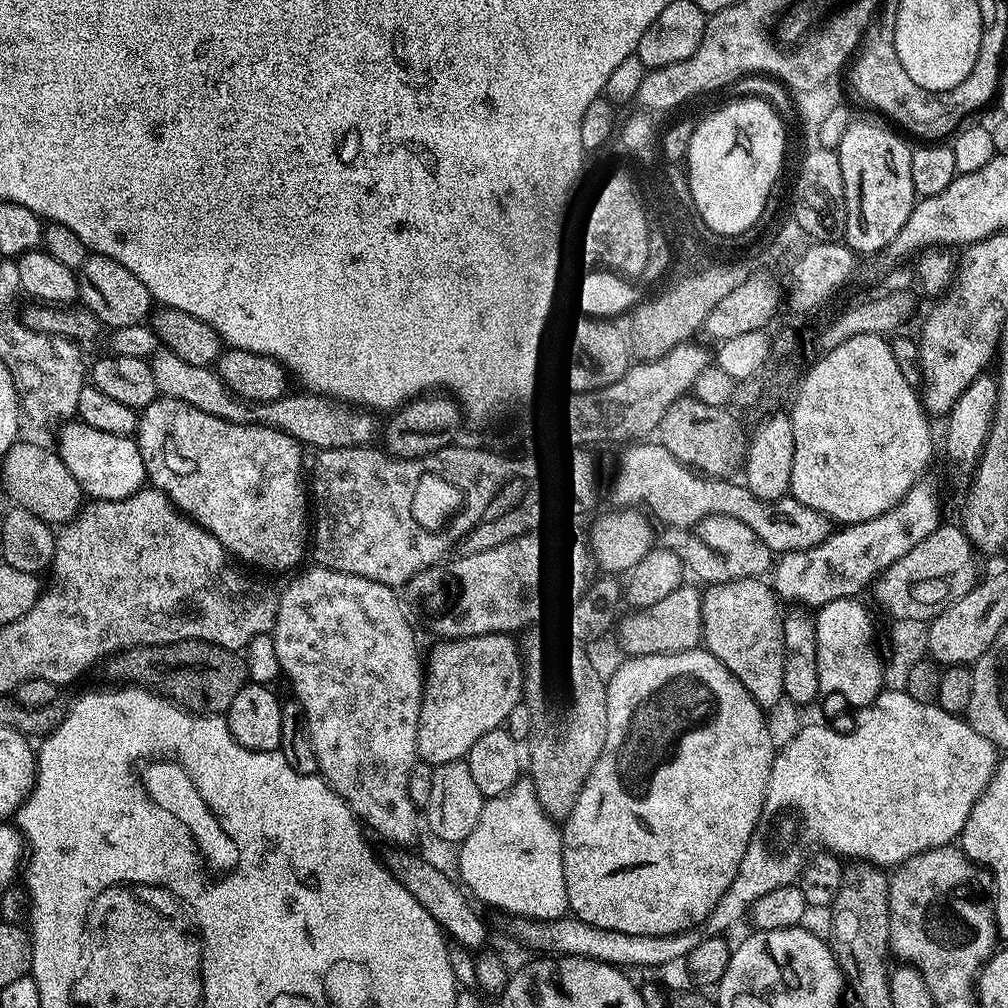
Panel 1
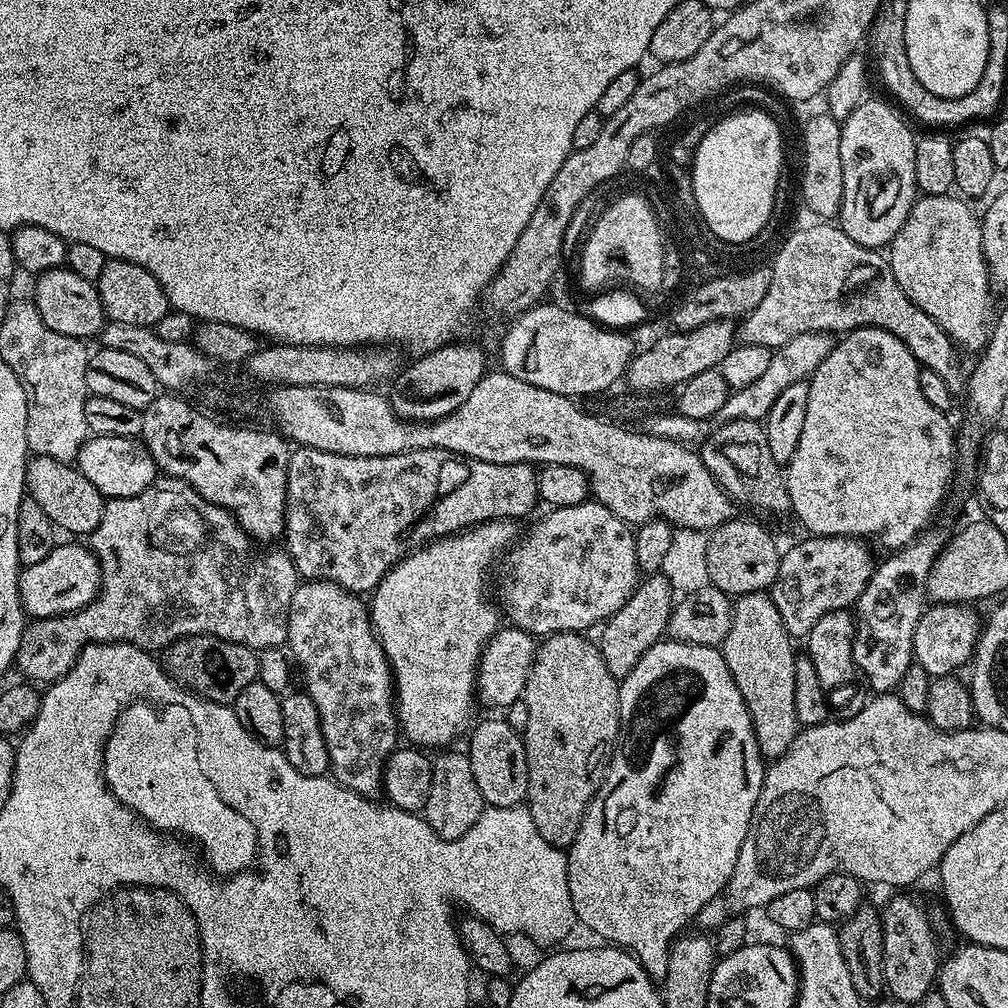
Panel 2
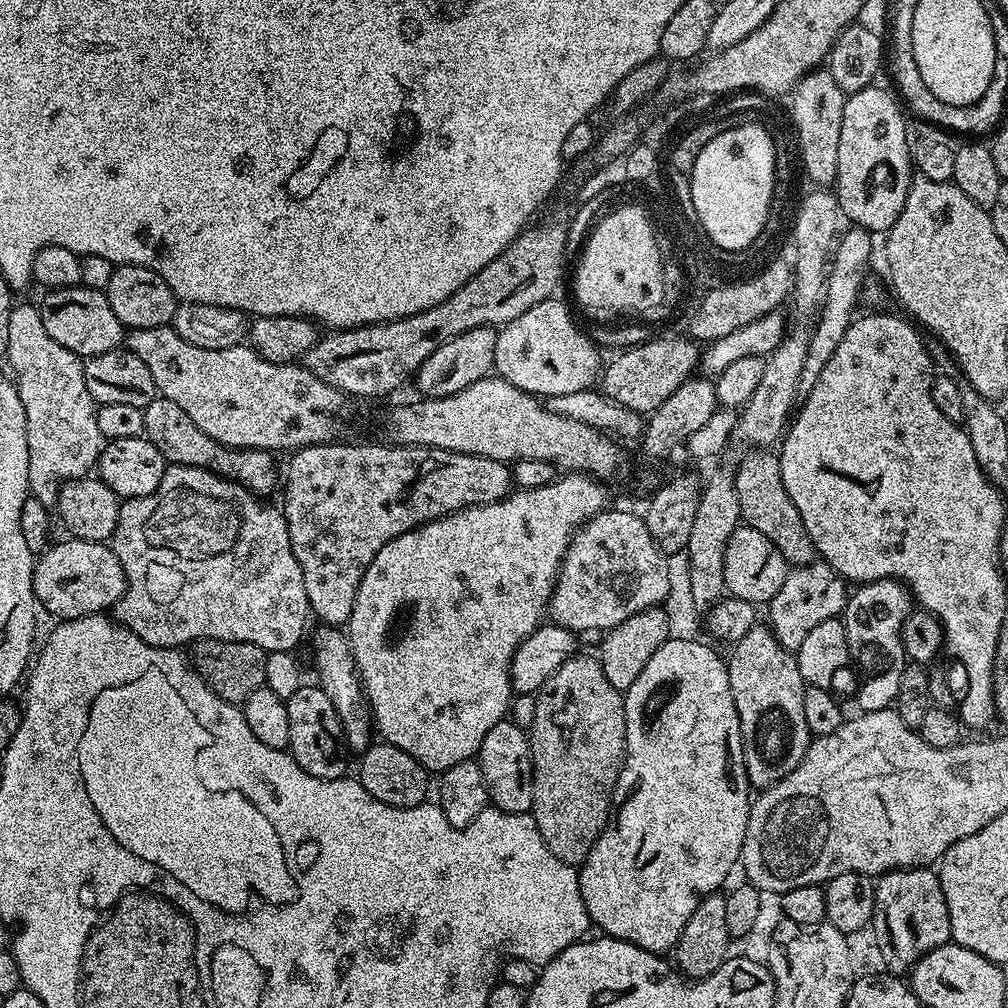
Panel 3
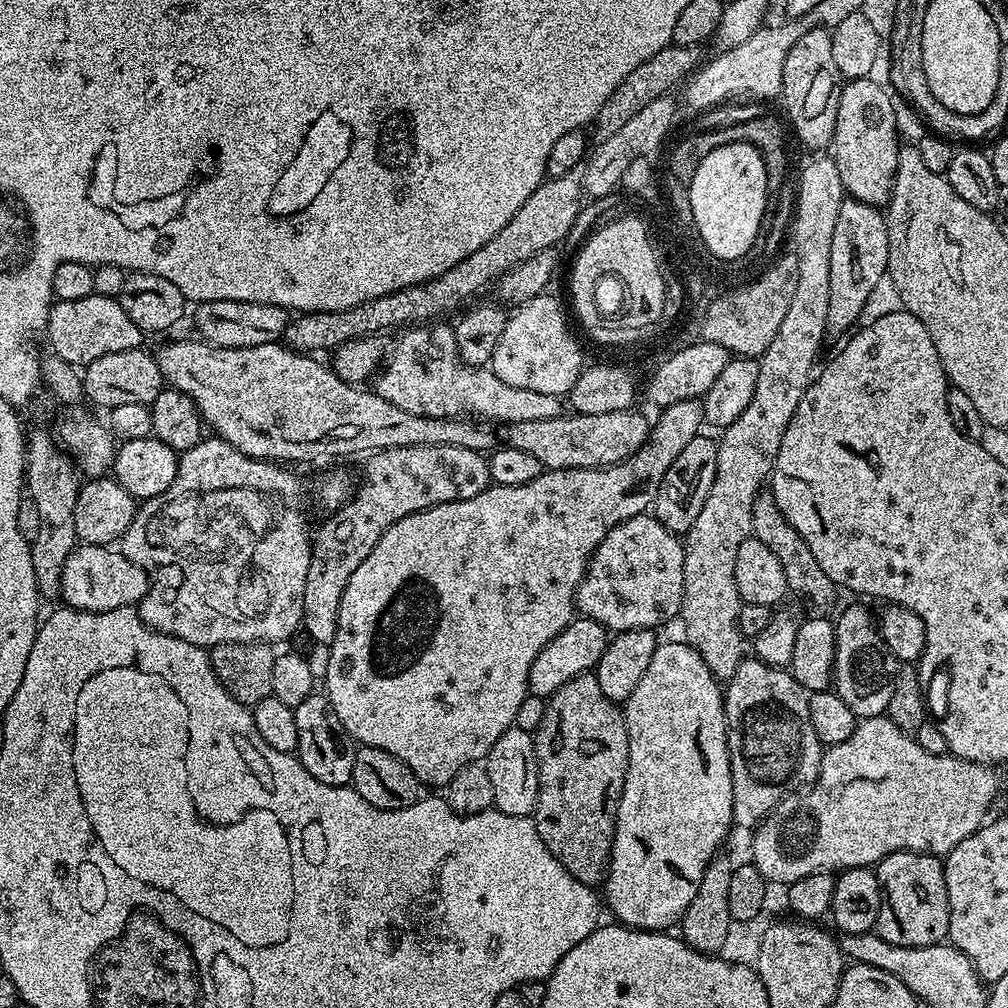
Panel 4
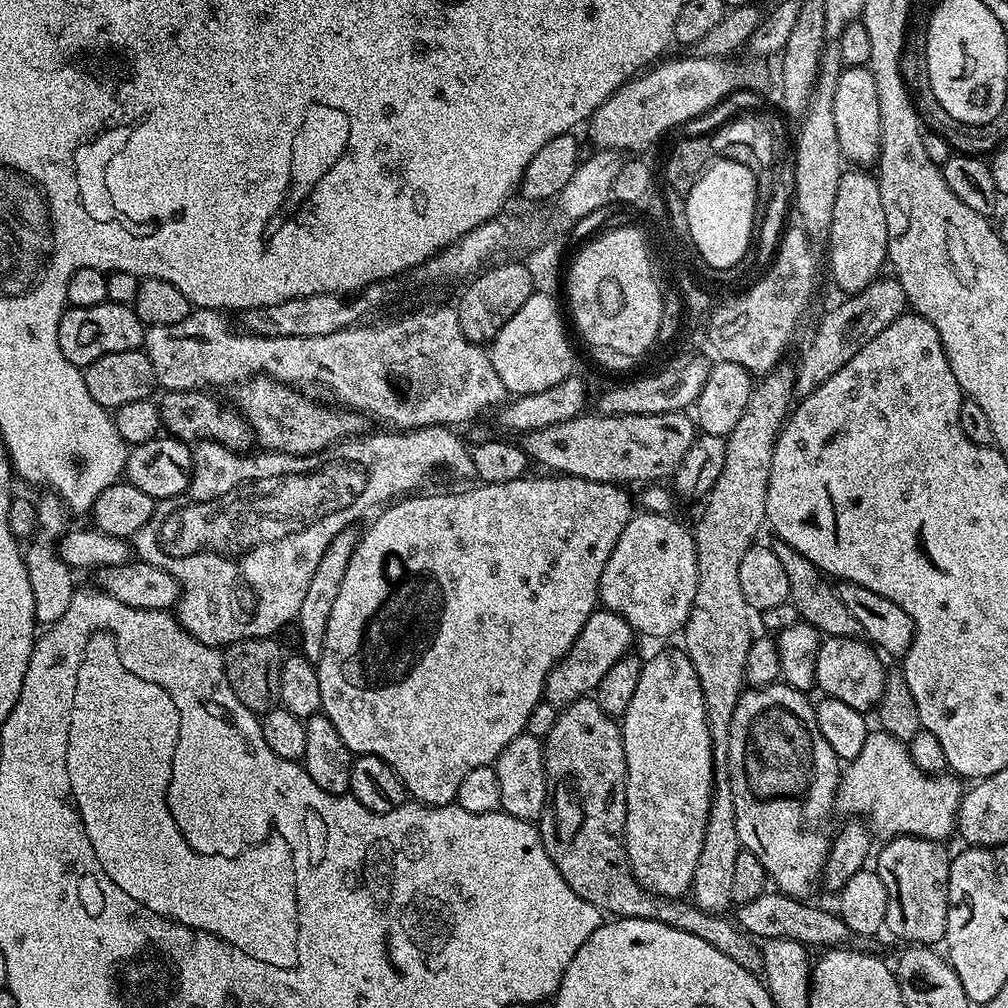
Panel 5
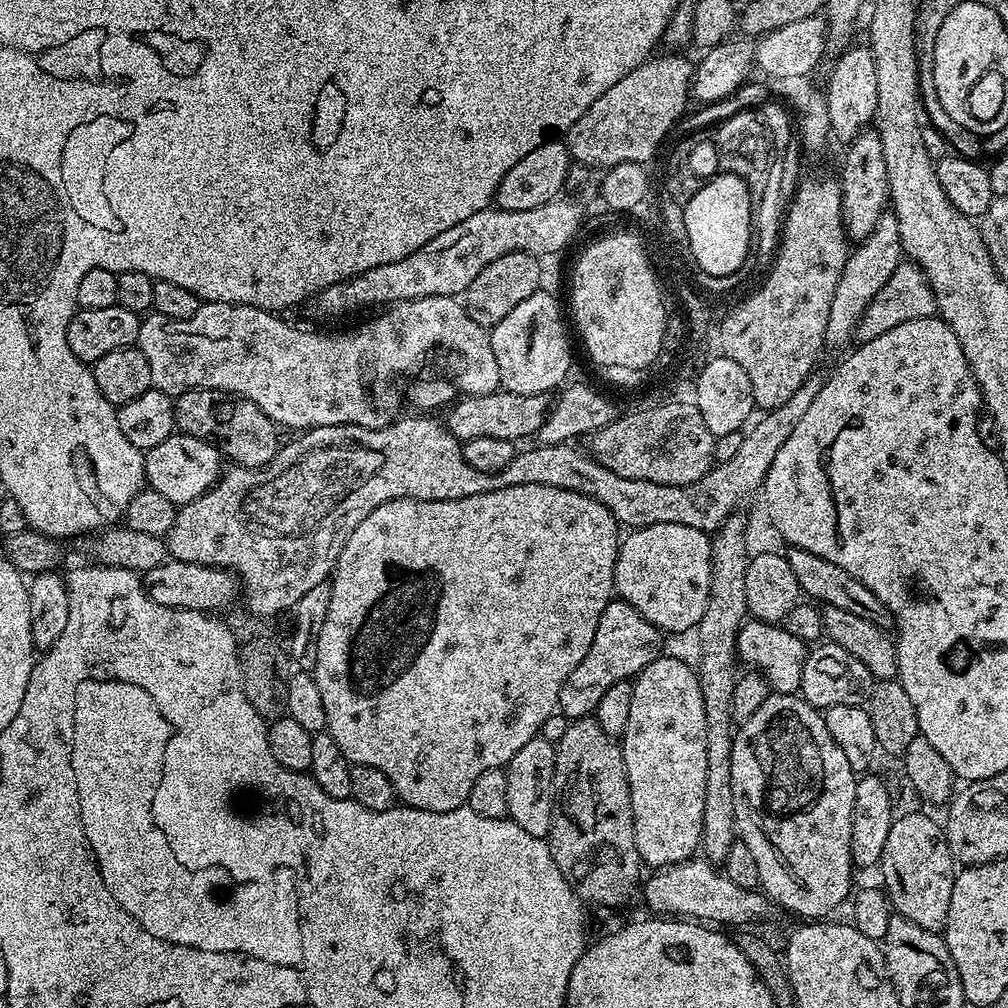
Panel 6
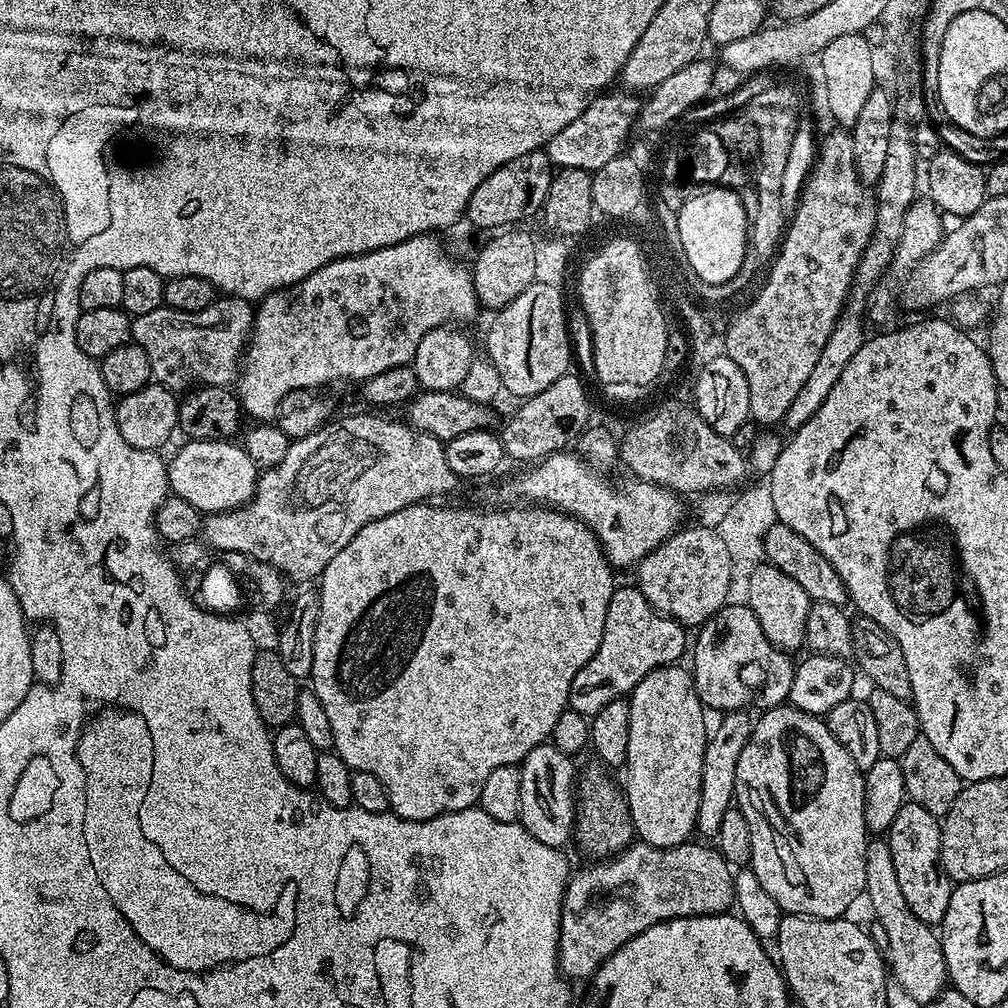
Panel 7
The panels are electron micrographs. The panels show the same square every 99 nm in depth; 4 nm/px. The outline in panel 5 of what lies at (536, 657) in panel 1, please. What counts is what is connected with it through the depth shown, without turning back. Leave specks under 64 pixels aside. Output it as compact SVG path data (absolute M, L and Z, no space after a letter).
M595 698L576 700L569 708L559 709L554 730L550 730L550 734L542 743L544 773L548 779L548 801L544 803L544 812L540 815L538 827L542 846L546 846L550 862L558 866L558 874L566 878L566 886L570 886L570 890L574 890L578 898L599 908L601 913L611 914L616 918L629 916L657 920L666 926L674 926L674 930L686 930L686 934L694 934L694 938L710 942L714 950L722 950L726 958L734 958L734 962L738 962L738 966L742 966L748 972L759 973L764 967L761 945L733 923L727 915L706 912L684 898L654 896L650 892L645 892L634 878L624 845L628 767L621 725L604 713Z

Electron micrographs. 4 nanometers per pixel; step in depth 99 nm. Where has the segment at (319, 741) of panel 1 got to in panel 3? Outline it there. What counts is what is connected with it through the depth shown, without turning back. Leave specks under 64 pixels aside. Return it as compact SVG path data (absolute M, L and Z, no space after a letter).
M320 626L317 627L316 637L312 644L316 647L316 672L318 683L324 689L324 693L334 702L334 710L338 712L338 718L344 727L344 743L348 745L353 753L362 754L368 749L369 744L374 740L374 725L372 722L372 713L368 707L368 702L364 698L364 690L360 682L360 673L356 670L356 663L352 657L352 648L348 644L348 637L339 627Z

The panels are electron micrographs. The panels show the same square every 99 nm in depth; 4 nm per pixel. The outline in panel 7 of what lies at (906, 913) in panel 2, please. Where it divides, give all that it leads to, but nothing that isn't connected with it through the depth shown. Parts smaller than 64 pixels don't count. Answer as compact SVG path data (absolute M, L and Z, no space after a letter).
M905 802L886 833L890 858L894 858L894 871L898 874L898 886L903 897L922 922L933 926L944 923L946 906L950 906L950 894L954 887L954 881L940 863L940 828L941 821L932 816L930 810Z

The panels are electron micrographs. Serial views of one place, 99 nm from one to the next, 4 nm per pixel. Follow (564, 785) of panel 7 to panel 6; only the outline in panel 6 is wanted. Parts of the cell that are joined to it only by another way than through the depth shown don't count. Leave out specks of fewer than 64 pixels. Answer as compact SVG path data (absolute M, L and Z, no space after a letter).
M535 736L504 768L506 774L506 802L508 816L526 834L531 836L547 837L552 829L552 809L556 803L556 745L544 739L543 736Z

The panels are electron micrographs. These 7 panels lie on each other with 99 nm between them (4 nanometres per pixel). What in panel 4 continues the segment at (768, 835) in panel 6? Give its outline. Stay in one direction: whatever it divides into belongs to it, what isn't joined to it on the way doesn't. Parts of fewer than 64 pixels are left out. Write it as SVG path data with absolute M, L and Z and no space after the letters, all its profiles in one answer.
M745 658L727 680L723 693L732 767L732 818L739 827L752 830L785 796L815 782L822 745L810 722L808 693L791 671Z

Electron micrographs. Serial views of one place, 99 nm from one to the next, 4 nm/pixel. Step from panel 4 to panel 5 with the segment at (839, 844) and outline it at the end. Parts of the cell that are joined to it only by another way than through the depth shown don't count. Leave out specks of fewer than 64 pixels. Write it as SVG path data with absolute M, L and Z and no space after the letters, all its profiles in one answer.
M872 730L866 738L866 746L862 746L862 754L843 765L834 808L837 813L845 812L848 818L866 818L871 831L877 837L917 836L944 842L947 841L947 836L951 832L953 835L958 828L962 799L962 787L960 788L959 783L961 784L961 781L952 774L929 776L927 772L918 770L918 766L910 758L905 741L894 738L889 732Z

